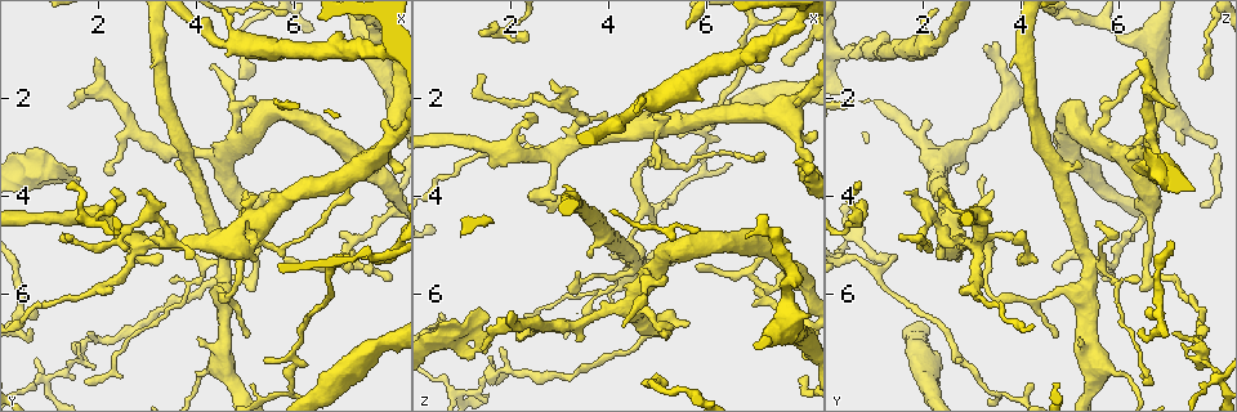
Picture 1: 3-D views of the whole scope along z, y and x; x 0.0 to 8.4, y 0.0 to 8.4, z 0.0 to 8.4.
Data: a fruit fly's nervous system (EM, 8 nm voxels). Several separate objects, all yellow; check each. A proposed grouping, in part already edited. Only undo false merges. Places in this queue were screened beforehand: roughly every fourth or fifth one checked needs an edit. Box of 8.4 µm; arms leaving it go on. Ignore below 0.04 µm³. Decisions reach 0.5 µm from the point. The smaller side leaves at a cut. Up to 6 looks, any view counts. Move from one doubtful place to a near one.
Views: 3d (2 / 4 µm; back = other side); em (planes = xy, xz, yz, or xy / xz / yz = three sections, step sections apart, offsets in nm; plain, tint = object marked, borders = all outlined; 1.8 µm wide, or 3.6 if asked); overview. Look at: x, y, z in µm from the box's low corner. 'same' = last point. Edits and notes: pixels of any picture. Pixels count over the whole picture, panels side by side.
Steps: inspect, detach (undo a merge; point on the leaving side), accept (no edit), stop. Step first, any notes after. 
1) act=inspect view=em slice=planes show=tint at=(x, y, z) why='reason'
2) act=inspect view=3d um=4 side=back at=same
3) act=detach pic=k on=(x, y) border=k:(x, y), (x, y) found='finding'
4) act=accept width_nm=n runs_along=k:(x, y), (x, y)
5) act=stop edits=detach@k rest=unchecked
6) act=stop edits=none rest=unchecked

act=inspect view=em um=3.6 slice=xz step=4 show=tint at=(0.65, 3.55, 6.90) why='calibre changes'

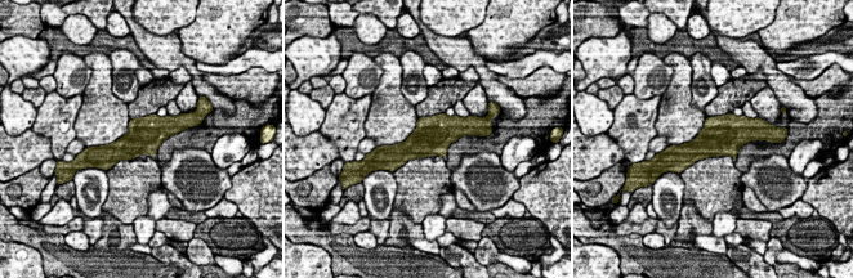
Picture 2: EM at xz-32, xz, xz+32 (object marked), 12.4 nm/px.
act=accept found='all the same neuron'

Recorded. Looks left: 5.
act=inspect view=em um=3.6 slice=planes show=tint at=(4.50, 5.95, 5.25) why='looks like a crossing'

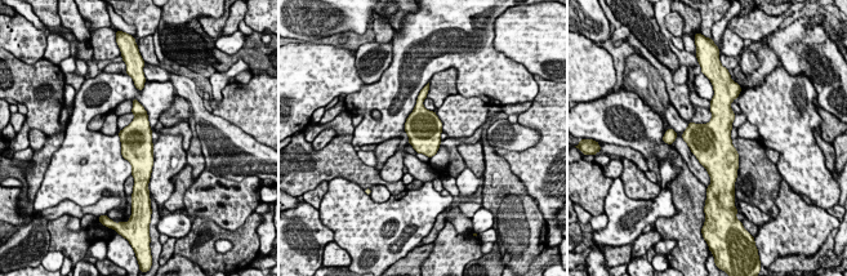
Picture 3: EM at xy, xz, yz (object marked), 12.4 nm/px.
act=accept found='one neuron here'

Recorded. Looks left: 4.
act=inspect view=em slice=planes show=tint at=(5.30, 4.40, 2.60) why='a fork'

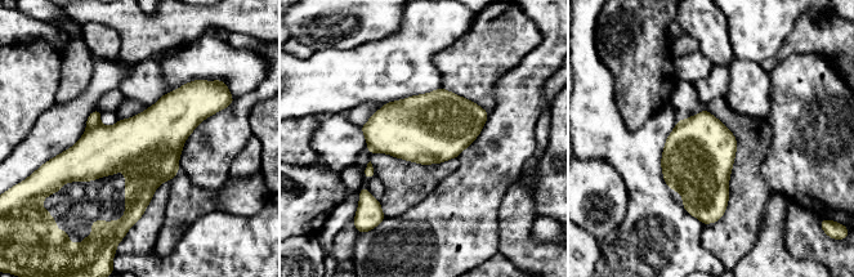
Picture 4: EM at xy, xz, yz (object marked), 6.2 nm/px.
act=detach pic=4 on=(94, 117) width_nm=420 border=4:(98, 123), (86, 130) found='a second neuron is stuck on'

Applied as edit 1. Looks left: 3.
act=stop edits=detach@4 rest=unchecked

